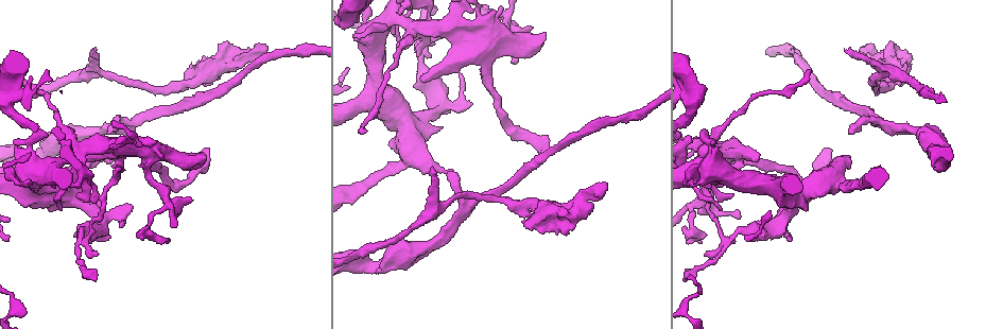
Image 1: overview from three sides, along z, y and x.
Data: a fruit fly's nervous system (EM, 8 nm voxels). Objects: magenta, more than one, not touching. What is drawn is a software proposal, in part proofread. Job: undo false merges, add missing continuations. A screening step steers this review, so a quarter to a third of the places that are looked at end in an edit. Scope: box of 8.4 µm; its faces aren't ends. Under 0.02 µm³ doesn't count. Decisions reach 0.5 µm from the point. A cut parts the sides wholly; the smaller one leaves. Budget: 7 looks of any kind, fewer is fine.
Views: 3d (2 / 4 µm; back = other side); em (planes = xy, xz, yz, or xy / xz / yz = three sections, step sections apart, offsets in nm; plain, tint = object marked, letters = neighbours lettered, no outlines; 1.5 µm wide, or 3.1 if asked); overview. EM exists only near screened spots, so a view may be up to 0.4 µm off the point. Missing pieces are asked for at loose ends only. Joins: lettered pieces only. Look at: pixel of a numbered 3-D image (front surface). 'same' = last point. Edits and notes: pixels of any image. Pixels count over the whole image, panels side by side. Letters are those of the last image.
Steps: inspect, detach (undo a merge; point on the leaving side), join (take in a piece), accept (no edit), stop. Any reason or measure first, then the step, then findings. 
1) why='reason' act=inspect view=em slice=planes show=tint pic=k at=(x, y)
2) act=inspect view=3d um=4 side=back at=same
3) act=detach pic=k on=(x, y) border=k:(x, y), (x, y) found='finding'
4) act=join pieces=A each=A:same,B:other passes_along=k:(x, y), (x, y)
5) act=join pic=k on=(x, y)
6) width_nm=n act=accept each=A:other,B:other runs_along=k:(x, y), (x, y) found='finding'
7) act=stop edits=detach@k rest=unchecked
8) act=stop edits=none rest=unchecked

why='free end' act=inspect view=em slice=xy step=4 show=letters pic=1 at=(470, 103)

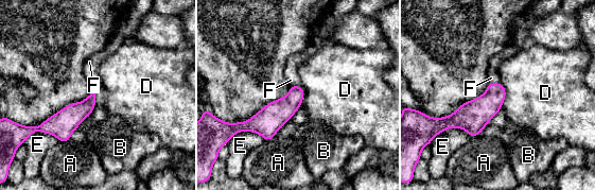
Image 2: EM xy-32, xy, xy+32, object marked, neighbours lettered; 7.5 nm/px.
act=accept each=A:other,B:other,D:other,E:other,F:other found='none of them fits'

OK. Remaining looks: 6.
why='thick turns thin' act=inspect view=3d um=4 pic=1 at=(539, 206)

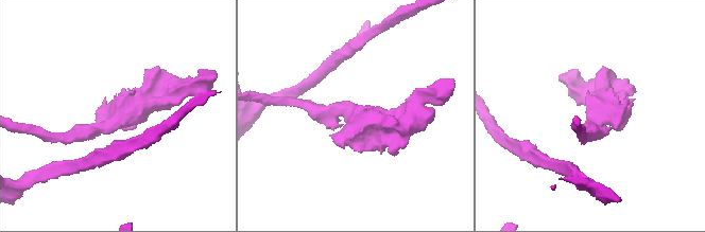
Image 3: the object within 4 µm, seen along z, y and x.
act=inspect view=em slice=planes show=tint pic=3 at=(594, 123)

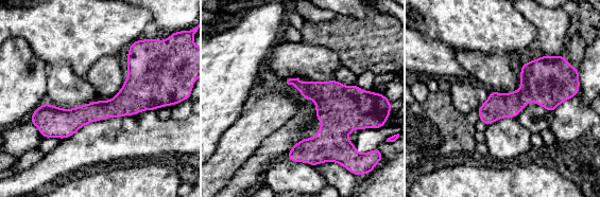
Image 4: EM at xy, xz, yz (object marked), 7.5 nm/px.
why='see the neighbours' act=inspect view=em slice=planes show=letters at=same

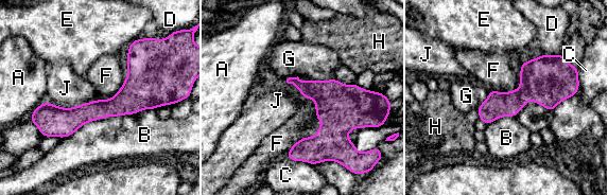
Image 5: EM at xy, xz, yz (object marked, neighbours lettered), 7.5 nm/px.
act=accept each=A:other,B:other,C:other,D:other,E:other,F:other,G:other,H:other,J:other runs_along=5:(162, 94), (37, 116) found='all the same neuron'

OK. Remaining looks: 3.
why='an open end' act=inspect view=em slice=yz step=8 show=plain pic=1 at=(605, 183)

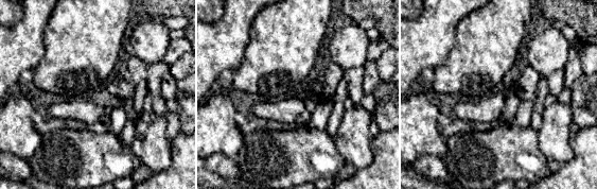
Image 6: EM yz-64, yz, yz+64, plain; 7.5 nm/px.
why='where the object lies' act=inspect view=em slice=yz step=8 show=tint at=same

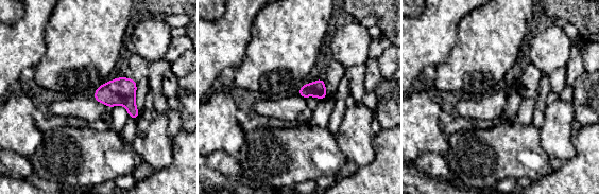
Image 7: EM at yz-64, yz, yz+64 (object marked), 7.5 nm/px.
why='see the neighbours' act=inspect view=em slice=yz step=8 show=letters at=same

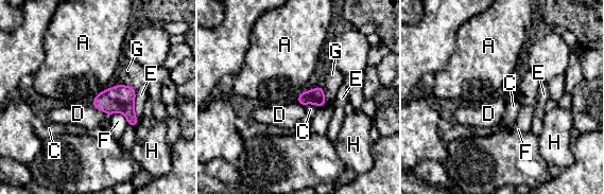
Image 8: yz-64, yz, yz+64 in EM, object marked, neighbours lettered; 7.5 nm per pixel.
act=accept each=A:other,C:other,D:other,E:other,F:other,G:other,H:other border=8:(91, 104), (106, 113) found='no lettered piece goes on from it'

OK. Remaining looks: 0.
act=stop edits=none rest=unchecked

